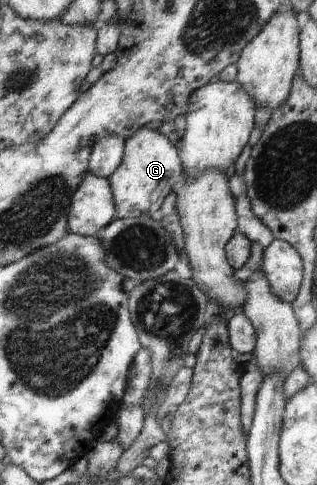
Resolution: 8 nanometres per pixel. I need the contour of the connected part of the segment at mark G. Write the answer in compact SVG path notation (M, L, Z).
M156 125L143 127L136 135L128 138L124 143L124 157L119 168L108 178L118 218L135 218L144 214L153 215L162 206L164 200L172 193L173 185L177 183L182 173L178 147L173 146L159 131Z

